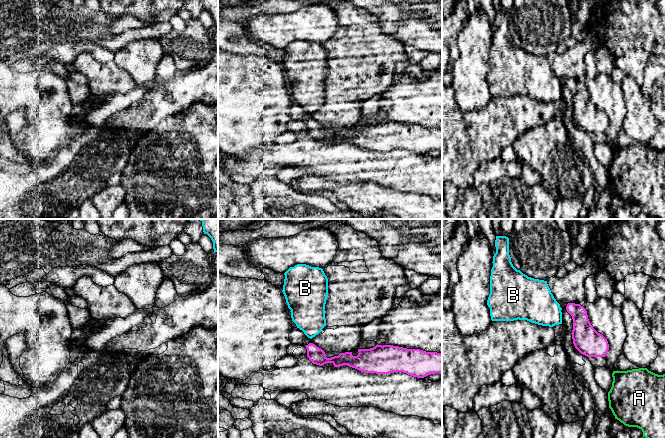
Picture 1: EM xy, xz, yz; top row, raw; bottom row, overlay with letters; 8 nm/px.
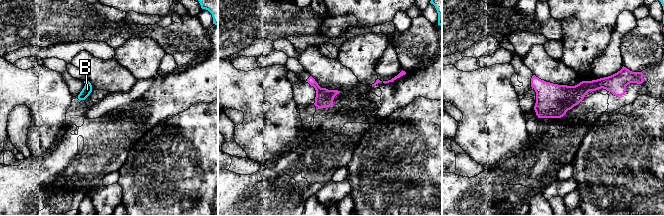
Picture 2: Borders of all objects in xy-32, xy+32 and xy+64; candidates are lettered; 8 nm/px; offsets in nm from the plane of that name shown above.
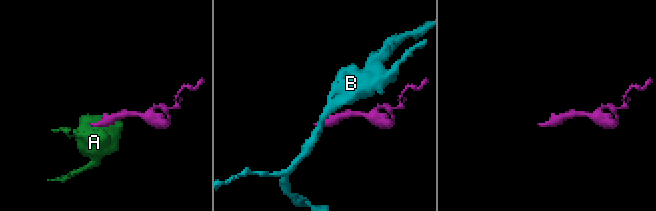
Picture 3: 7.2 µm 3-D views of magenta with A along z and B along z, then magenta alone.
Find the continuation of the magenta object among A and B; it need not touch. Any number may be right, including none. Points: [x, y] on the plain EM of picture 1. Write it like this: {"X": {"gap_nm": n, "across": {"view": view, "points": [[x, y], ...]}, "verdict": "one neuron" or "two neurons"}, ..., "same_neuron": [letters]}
{"A": {"gap_nm": 140, "across": {"view": "yz", "points": [[604, 132], [613, 147]]}, "verdict": "two neurons"}, "B": {"gap_nm": 40, "across": {"view": "xz", "points": [[310, 119], [310, 114]]}, "verdict": "two neurons"}, "same_neuron": []}

